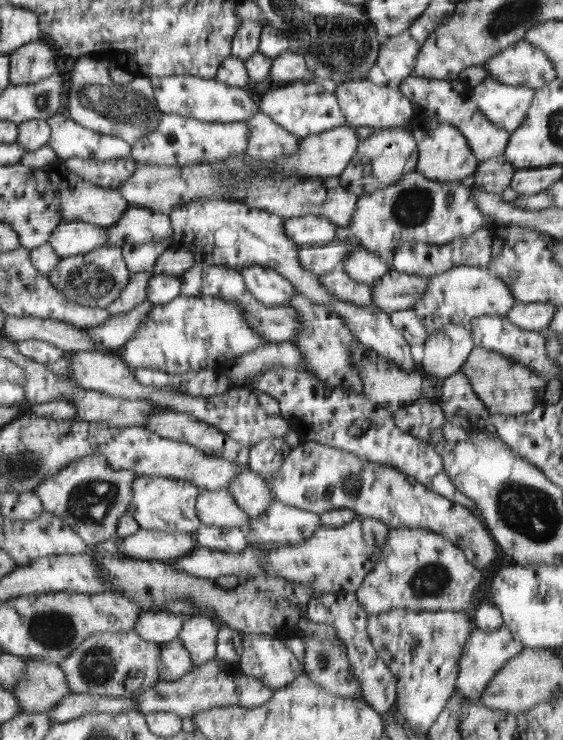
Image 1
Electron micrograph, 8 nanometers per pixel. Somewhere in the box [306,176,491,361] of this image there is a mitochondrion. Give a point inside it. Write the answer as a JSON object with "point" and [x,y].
{"point":[411,207]}

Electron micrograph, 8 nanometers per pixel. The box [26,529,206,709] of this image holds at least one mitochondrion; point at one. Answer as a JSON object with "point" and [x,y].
{"point":[97,667]}

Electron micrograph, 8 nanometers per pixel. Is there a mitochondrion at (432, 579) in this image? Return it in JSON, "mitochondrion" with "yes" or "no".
{"mitochondrion":"yes"}

